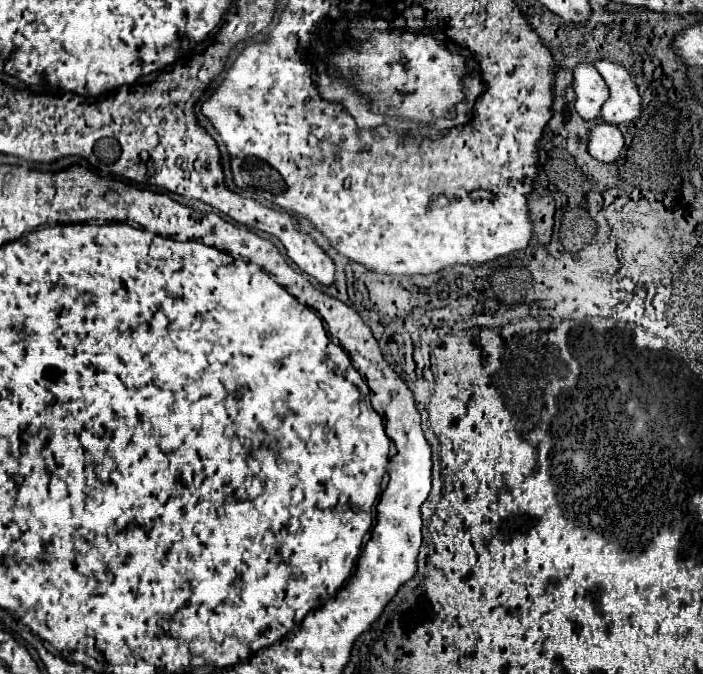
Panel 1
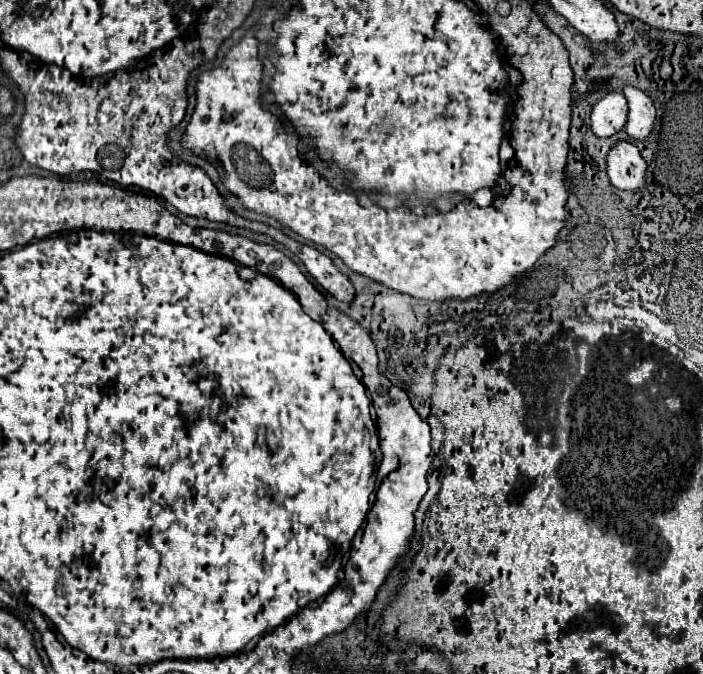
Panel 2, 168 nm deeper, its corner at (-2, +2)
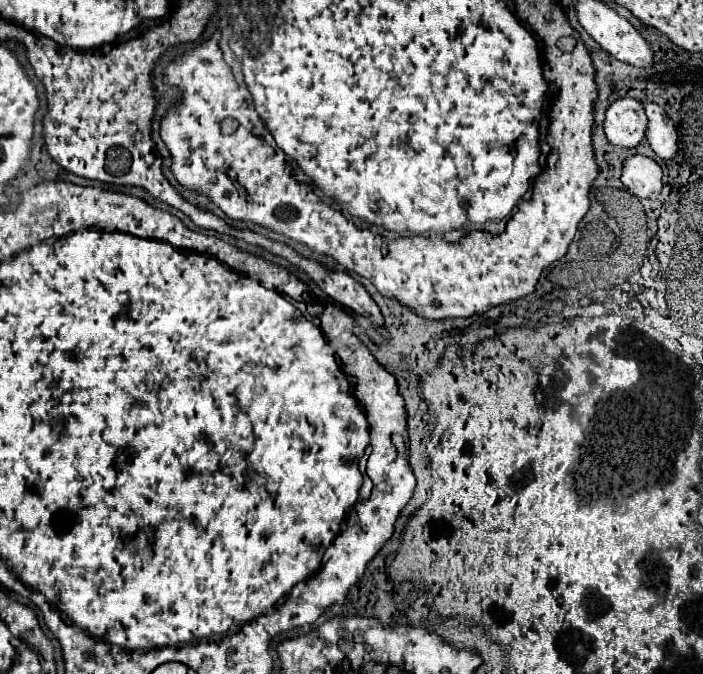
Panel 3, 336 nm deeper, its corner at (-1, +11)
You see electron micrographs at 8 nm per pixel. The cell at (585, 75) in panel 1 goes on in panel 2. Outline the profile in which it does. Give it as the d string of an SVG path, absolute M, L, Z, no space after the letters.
M608 92L604 94L604 98L600 98L594 108L592 108L592 116L590 116L590 128L596 136L612 136L620 130L624 130L626 124L626 114L628 114L628 106L626 106L626 98L622 92Z

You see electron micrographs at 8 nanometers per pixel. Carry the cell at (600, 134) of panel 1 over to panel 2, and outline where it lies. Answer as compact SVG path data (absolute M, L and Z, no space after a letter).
M620 140L606 154L606 172L612 186L620 190L636 190L644 184L646 162L632 142Z

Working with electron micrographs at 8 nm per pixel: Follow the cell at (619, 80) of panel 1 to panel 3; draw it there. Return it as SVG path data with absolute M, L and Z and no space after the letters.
M645 103L645 113L649 117L649 127L647 127L647 141L651 149L661 157L663 161L673 161L679 145L677 145L677 127L675 123L667 117L667 113L655 105L655 103Z

